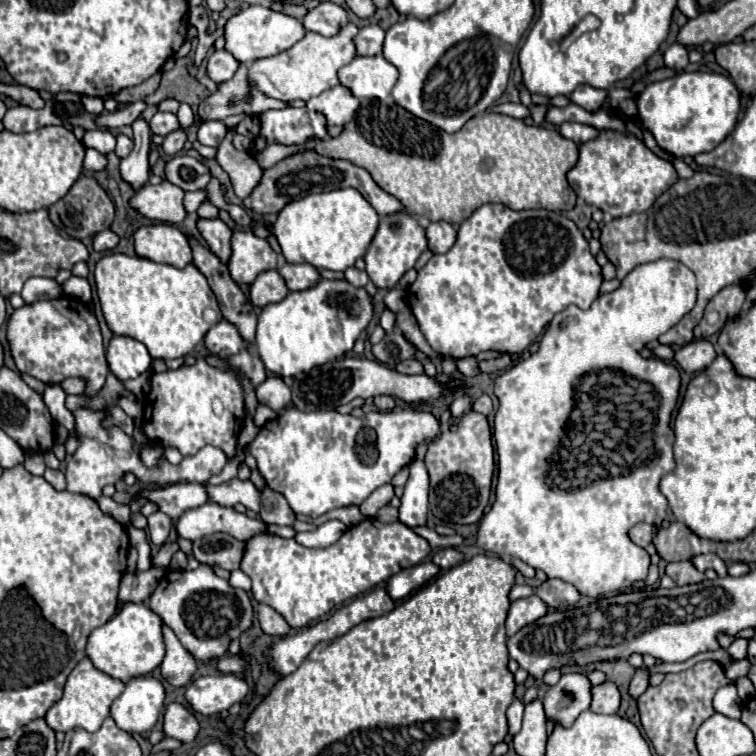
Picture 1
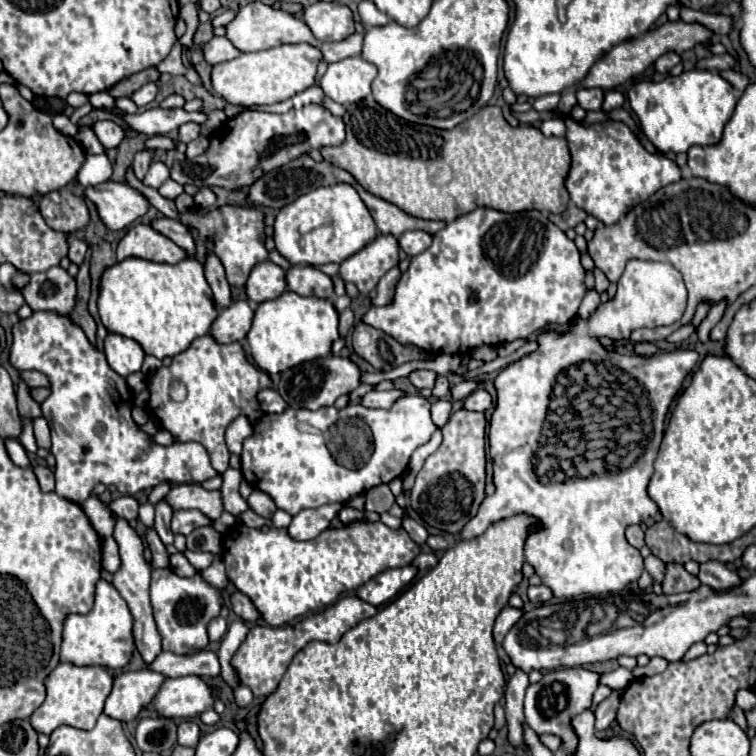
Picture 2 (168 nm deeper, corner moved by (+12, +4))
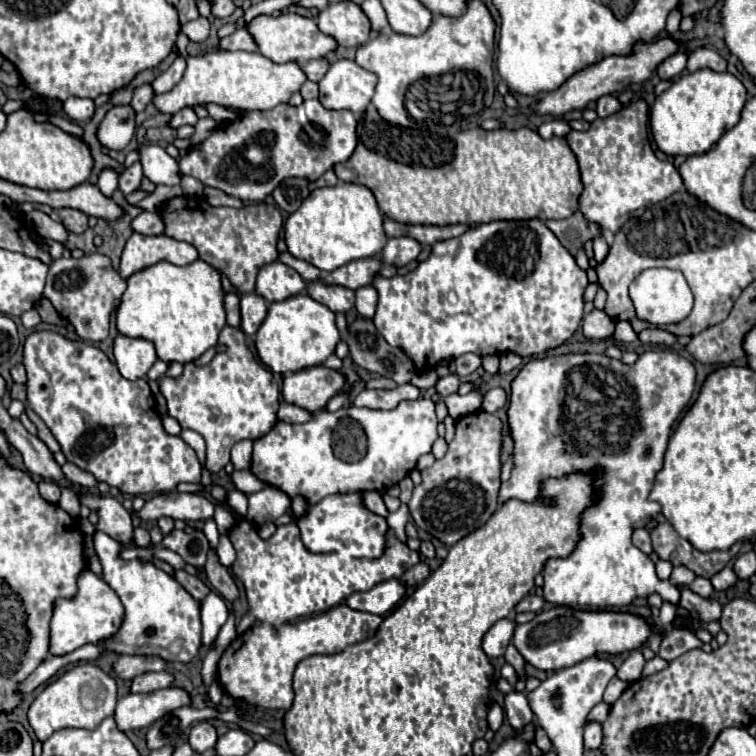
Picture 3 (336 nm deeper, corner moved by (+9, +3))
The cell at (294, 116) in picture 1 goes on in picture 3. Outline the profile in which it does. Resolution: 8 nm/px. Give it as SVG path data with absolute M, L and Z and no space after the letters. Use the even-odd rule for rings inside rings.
M311 99L311 105L307 103L303 105L303 109L289 107L287 103L277 105L271 111L271 119L269 111L249 111L247 117L239 117L231 125L215 129L213 135L203 141L203 151L191 147L189 153L179 159L179 167L183 175L191 175L203 185L221 189L233 197L239 197L241 201L263 201L287 177L307 177L311 181L317 181L335 163L347 161L357 145L355 125L357 123L351 111L325 109L317 99Z

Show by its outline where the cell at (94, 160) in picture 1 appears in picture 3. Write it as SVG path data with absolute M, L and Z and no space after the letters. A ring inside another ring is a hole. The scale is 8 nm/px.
M105 167L105 169L101 169L101 173L97 177L97 187L101 189L103 195L111 197L113 191L117 189L117 179L119 179L119 173L113 167Z

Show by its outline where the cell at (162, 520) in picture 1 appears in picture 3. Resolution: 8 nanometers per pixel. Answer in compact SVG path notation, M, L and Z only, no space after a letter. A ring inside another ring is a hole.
M175 569L175 579L197 599L197 601L203 601L205 595L209 593L209 587L195 575L189 575L185 569Z

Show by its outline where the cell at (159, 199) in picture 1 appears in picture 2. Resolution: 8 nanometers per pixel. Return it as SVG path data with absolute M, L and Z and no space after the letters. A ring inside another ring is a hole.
M110 180L98 186L88 186L82 190L82 194L96 206L102 224L110 230L126 228L136 218L146 214L150 206L148 200L126 182Z

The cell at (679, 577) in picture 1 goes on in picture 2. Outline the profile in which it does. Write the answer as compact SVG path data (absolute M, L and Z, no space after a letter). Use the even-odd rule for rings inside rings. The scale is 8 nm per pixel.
M668 564L666 566L666 578L662 582L664 594L680 594L680 592L692 592L700 588L700 580L684 570L682 564Z

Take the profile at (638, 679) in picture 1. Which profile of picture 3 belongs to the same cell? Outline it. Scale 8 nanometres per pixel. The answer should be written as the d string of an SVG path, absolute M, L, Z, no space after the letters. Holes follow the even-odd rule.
M591 721L591 723L587 723L587 727L585 727L585 747L587 749L597 749L599 745L601 745L601 741L603 741L603 731L601 731L601 723L597 723L597 721Z

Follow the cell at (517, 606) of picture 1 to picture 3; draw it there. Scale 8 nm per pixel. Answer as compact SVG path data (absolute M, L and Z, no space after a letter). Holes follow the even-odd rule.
M499 619L485 635L483 639L483 651L487 653L487 657L495 659L495 657L503 657L511 637L515 631L515 623L511 619Z

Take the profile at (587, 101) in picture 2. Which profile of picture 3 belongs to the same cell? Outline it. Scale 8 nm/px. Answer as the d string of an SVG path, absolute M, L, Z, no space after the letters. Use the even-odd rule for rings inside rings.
M603 95L603 97L599 97L597 107L595 107L595 111L597 111L599 117L609 117L609 115L613 115L613 113L619 111L619 109L621 109L621 103L619 103L617 97L613 97L613 95Z

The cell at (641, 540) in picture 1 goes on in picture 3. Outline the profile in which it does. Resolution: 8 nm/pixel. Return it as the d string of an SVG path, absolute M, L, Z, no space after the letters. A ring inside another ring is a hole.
M635 529L633 531L633 545L639 547L643 553L651 553L651 539L647 529Z

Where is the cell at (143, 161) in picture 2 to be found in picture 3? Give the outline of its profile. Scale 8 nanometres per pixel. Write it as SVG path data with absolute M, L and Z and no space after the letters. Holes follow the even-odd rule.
M137 161L135 165L131 165L129 169L125 169L121 175L119 175L119 189L129 195L133 191L137 191L141 187L141 181L143 181L143 167L141 163Z

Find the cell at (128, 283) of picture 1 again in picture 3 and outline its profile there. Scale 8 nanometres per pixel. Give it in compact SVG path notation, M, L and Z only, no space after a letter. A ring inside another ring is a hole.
M197 259L191 265L179 267L169 261L159 261L155 265L145 267L143 271L133 273L127 279L127 289L117 307L117 331L125 337L147 339L155 345L157 357L165 363L189 363L203 355L209 347L215 347L219 331L225 325L225 309L223 309L223 287L215 267Z

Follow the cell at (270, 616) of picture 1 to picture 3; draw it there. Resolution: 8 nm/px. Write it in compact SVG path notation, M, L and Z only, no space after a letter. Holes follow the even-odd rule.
M211 551L209 553L209 559L205 563L205 573L207 573L207 579L211 583L211 587L229 603L233 603L235 599L239 599L239 589L229 573L229 569L225 569L219 561L217 561L217 555Z

